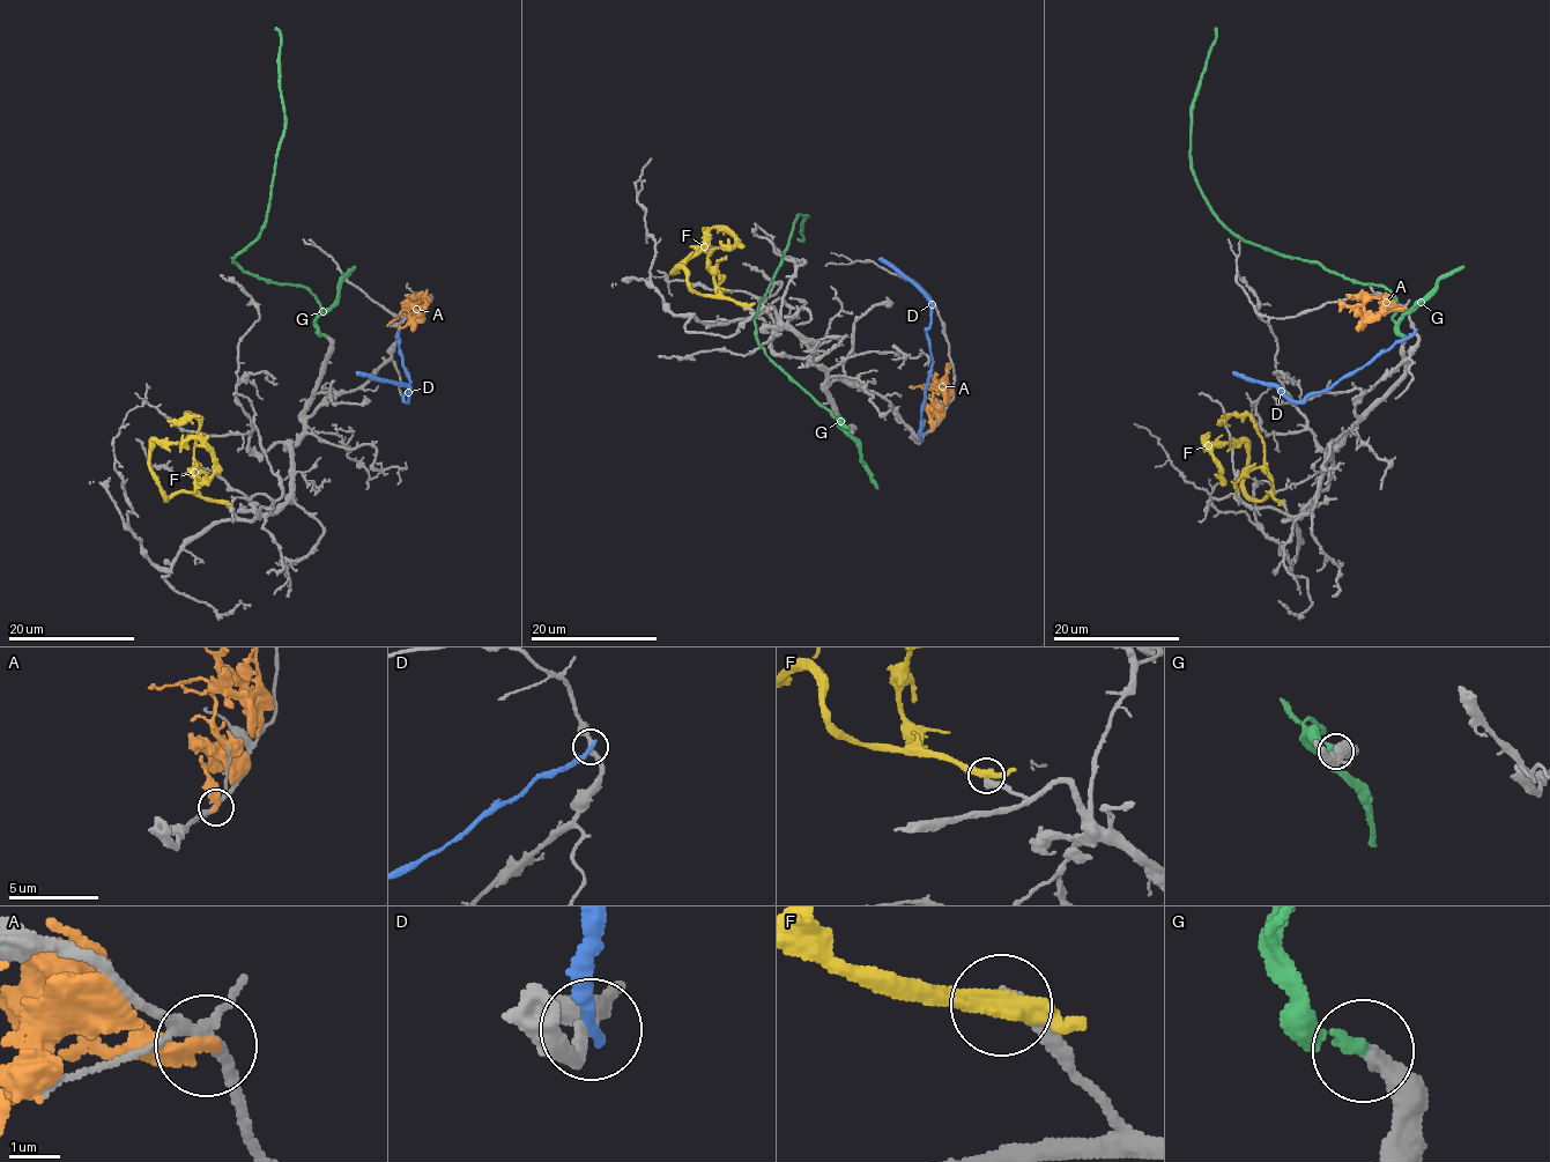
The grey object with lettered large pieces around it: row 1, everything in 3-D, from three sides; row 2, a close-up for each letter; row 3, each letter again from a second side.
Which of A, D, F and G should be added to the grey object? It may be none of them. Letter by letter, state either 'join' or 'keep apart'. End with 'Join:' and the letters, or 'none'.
A: keep apart
D: keep apart
F: keep apart
G: join
Join: G

